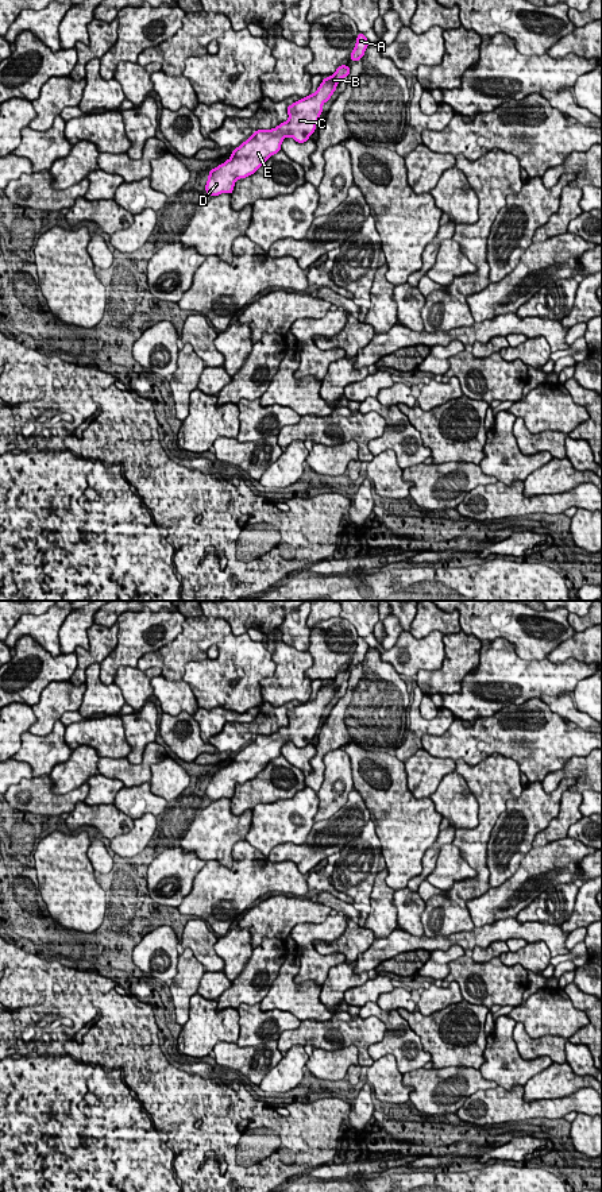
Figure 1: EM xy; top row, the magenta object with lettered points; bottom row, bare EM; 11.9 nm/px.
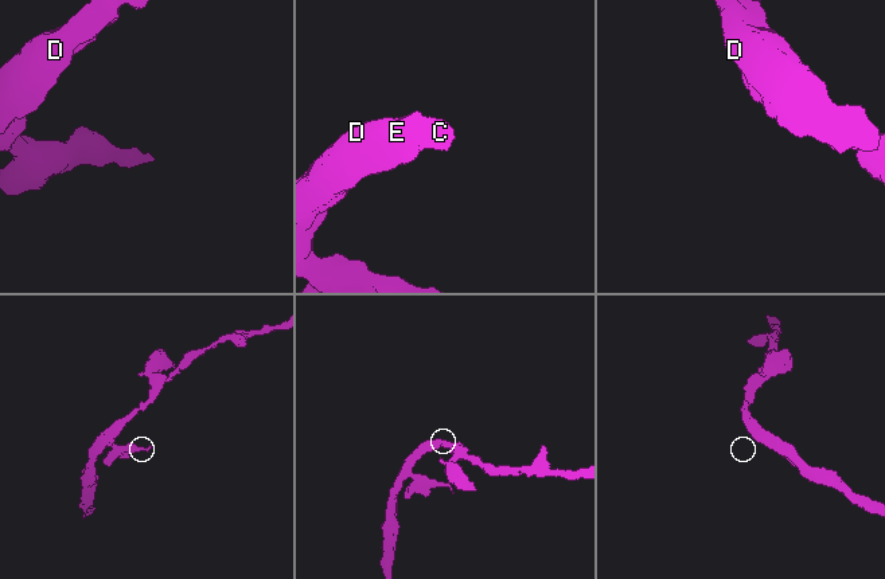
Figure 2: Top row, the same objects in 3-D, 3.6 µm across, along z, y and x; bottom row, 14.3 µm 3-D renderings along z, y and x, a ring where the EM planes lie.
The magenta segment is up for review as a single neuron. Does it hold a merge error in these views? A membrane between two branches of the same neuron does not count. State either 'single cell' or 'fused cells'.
single cell

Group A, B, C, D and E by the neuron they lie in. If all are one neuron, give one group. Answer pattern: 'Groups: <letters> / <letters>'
Groups: A B C D E

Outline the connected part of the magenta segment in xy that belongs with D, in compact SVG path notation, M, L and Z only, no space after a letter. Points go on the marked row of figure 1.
M341 65L335 74L323 80L317 90L305 99L288 105L289 119L273 130L258 130L238 148L232 150L228 161L212 169L205 190L212 197L220 193L231 194L235 181L254 174L266 163L270 155L281 151L281 143L292 136L297 143L304 143L314 132L323 112L323 104L337 89L343 77L348 77L351 66Z

